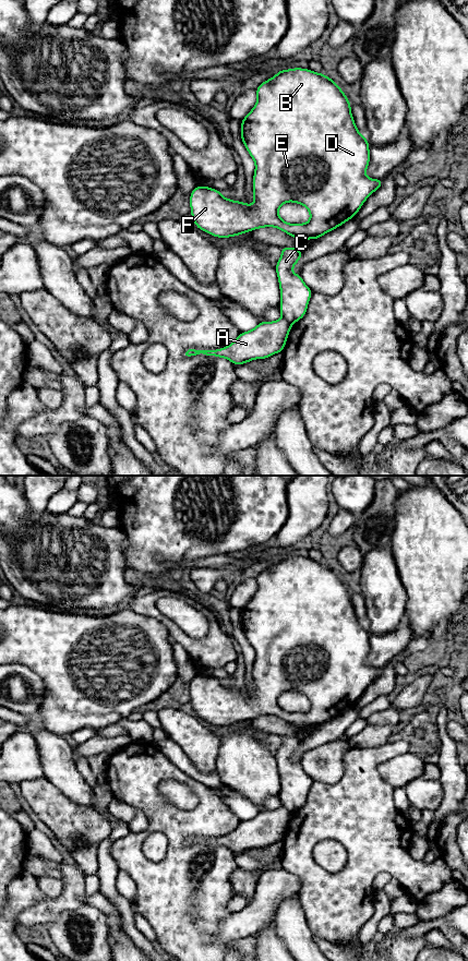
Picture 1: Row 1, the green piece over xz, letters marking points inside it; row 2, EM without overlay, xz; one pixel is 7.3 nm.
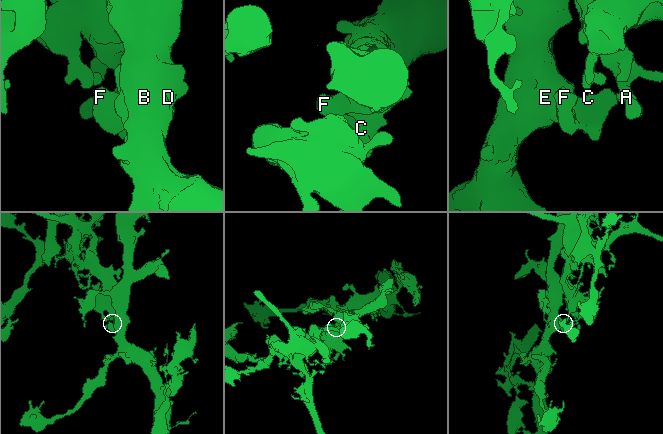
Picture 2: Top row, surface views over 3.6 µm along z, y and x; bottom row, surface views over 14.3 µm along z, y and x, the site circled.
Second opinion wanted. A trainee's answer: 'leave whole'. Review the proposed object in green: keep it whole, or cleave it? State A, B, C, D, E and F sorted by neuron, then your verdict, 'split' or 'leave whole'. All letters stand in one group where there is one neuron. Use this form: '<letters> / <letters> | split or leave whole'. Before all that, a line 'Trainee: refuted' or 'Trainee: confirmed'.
Trainee: refuted
A / B C D E F | split

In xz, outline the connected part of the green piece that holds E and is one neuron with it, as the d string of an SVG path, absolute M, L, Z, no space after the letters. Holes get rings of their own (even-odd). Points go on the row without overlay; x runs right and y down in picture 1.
M301 556L280 558L255 579L256 592L241 609L241 628L255 651L254 694L226 687L219 678L199 673L190 682L190 702L197 718L217 726L230 726L263 716L275 716L295 728L317 729L353 707L364 689L383 674L383 668L369 668L365 664L370 652L368 627L356 615L349 588L334 568L324 562ZM286 690L304 694L311 708L305 712L285 711L278 705L278 698Z

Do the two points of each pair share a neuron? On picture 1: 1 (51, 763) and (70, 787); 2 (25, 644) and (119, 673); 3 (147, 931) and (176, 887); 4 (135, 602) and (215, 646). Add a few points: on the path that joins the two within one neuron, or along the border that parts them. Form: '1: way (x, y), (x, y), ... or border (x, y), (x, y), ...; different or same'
1: way (57, 768), (69, 781); same
2: way (48, 644), (68, 650), (96, 669); same
3: border (133, 909), (148, 923), (157, 939); different
4: way (155, 613), (187, 643), (195, 646); same

